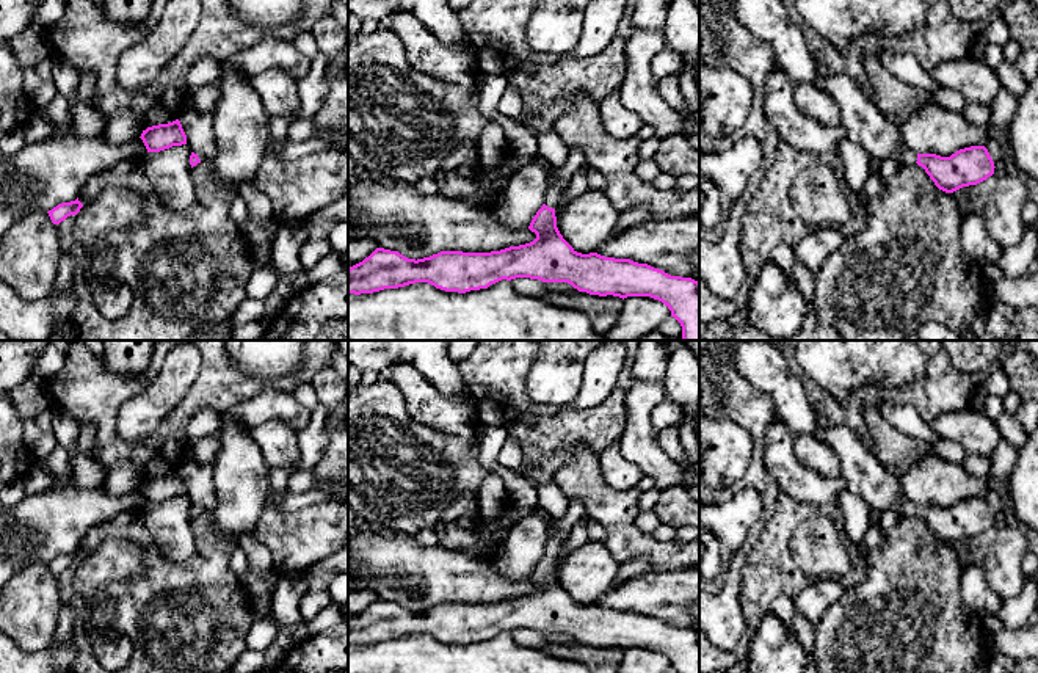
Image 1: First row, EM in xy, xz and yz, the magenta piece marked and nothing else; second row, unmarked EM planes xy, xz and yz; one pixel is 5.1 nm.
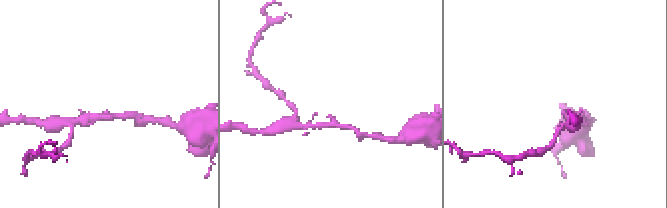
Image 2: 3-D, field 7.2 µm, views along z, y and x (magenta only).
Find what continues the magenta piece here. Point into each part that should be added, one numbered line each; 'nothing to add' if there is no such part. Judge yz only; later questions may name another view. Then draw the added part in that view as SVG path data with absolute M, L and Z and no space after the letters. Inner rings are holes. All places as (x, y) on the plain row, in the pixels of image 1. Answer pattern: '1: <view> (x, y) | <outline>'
1: yz (905, 505) | M902 494L898 499L898 511L903 516L916 516L917 505L914 502L911 502L905 494Z

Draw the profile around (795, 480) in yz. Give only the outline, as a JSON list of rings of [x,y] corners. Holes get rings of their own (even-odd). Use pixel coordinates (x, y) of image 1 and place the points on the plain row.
[[[779,419],[767,428],[765,466],[786,496],[817,505],[837,505],[839,494],[847,489],[844,478],[828,478],[803,466],[793,452],[795,433]]]

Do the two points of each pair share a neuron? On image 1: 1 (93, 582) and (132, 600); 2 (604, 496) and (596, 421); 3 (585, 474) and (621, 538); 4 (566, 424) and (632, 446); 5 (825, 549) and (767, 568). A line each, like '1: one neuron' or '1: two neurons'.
1: two neurons
2: two neurons
3: one neuron
4: two neurons
5: two neurons

